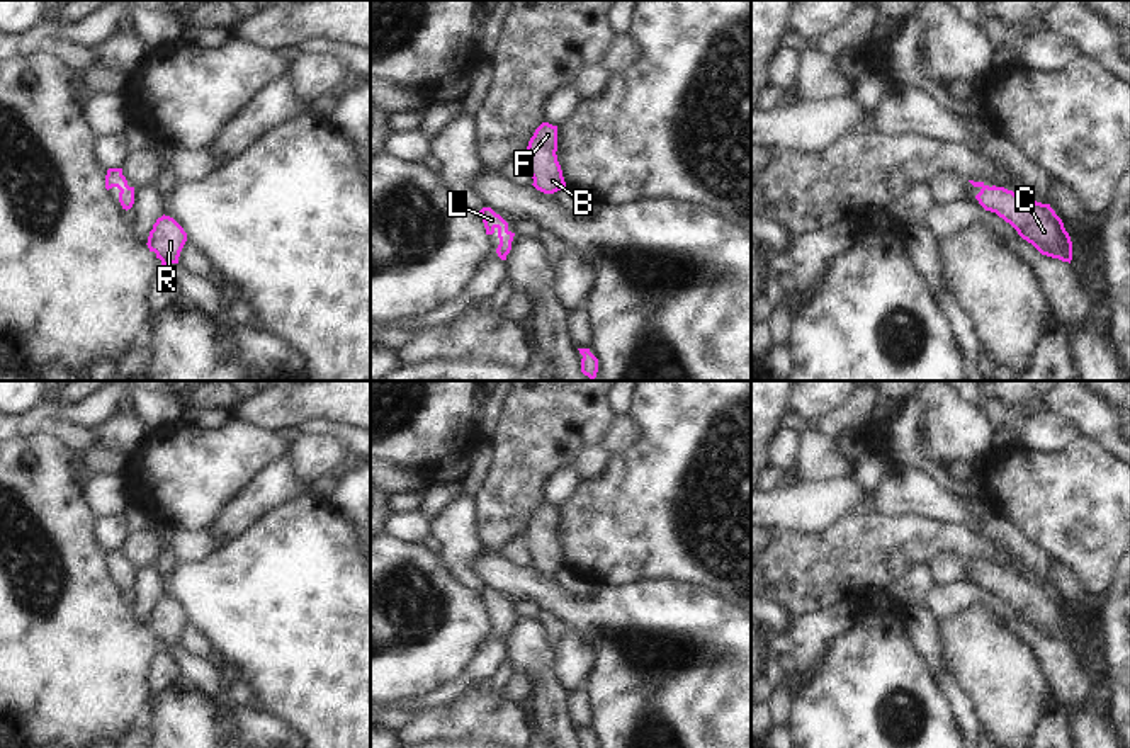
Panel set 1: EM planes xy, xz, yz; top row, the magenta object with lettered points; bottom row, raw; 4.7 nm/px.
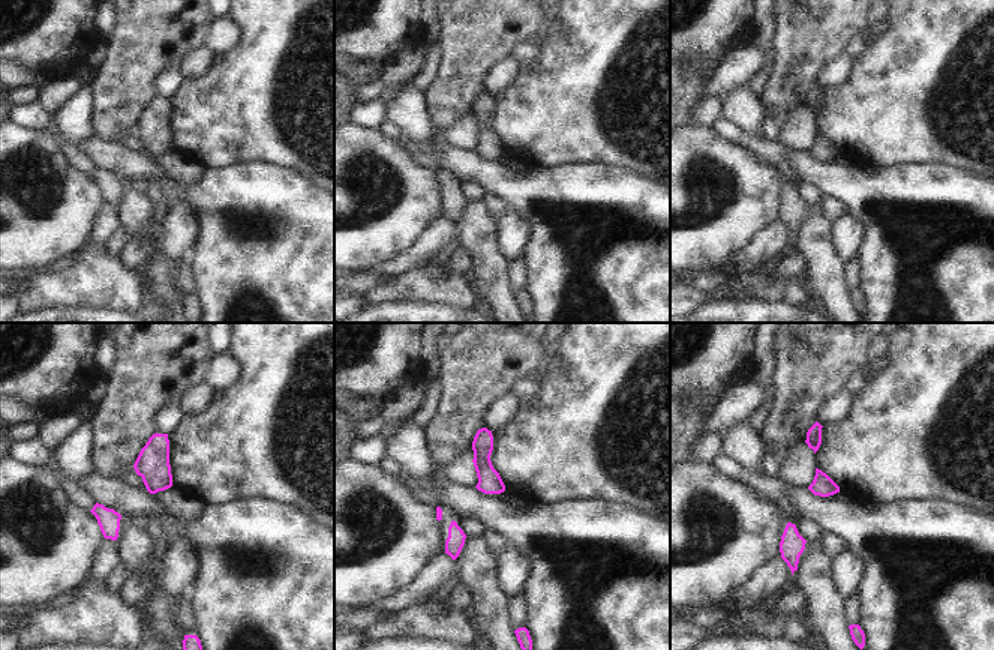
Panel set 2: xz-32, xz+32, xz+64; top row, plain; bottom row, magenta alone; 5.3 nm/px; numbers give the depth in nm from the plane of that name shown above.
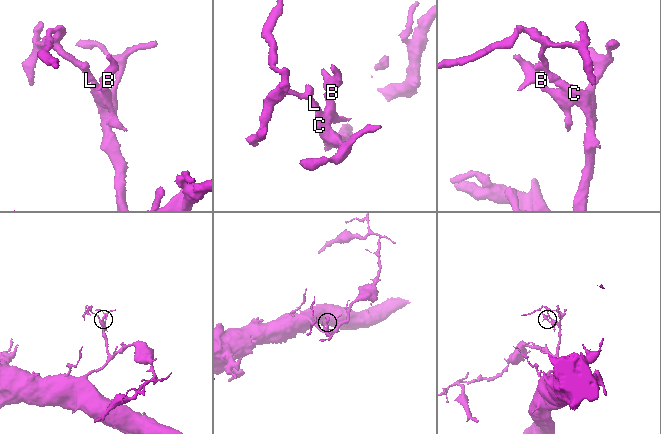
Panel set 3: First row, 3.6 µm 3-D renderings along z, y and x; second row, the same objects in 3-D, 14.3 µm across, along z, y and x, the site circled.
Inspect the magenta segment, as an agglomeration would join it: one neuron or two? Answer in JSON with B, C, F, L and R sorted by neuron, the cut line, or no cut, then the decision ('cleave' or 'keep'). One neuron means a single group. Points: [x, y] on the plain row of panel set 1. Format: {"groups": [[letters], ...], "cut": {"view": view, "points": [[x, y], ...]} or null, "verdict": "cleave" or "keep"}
{"groups": [["B", "C", "F", "L", "R"]], "cut": null, "verdict": "keep"}

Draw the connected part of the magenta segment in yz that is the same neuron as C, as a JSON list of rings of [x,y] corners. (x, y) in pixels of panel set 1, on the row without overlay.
[[[974,561],[969,563],[980,570],[975,580],[986,592],[996,593],[1009,604],[1018,615],[1031,624],[1042,636],[1071,644],[1071,617],[1050,585],[1028,581],[1004,568],[989,568],[984,563]]]

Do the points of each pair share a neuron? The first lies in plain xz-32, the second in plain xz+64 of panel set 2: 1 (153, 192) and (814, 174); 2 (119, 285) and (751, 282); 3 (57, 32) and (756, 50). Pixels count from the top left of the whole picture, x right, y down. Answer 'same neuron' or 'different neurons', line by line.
1: different neurons
2: same neuron
3: different neurons

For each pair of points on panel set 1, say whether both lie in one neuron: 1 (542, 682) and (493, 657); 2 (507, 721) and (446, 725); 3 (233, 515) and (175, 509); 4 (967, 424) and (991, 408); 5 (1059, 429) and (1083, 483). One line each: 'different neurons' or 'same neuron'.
1: different neurons
2: same neuron
3: different neurons
4: different neurons
5: different neurons

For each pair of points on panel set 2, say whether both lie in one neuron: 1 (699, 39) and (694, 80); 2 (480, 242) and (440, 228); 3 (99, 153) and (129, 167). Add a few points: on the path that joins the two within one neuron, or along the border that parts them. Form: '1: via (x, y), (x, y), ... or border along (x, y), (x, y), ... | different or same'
1: border along (685, 53), (721, 57) | different
2: border along (455, 224), (456, 237) | different
3: via (107, 155), (122, 161) | same

